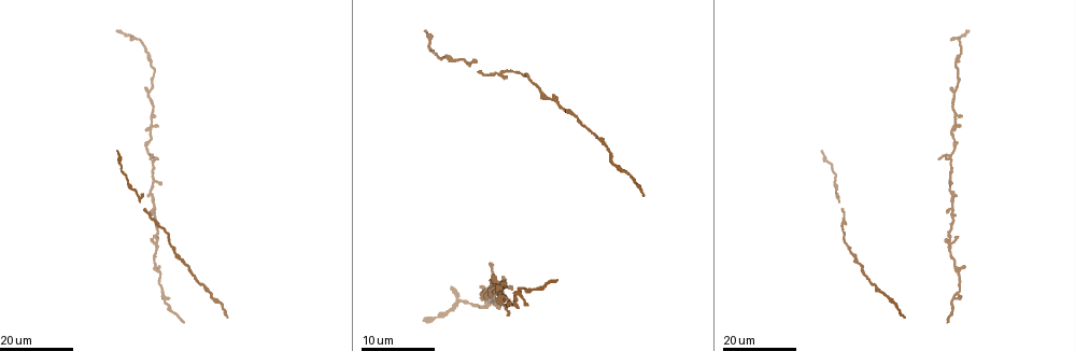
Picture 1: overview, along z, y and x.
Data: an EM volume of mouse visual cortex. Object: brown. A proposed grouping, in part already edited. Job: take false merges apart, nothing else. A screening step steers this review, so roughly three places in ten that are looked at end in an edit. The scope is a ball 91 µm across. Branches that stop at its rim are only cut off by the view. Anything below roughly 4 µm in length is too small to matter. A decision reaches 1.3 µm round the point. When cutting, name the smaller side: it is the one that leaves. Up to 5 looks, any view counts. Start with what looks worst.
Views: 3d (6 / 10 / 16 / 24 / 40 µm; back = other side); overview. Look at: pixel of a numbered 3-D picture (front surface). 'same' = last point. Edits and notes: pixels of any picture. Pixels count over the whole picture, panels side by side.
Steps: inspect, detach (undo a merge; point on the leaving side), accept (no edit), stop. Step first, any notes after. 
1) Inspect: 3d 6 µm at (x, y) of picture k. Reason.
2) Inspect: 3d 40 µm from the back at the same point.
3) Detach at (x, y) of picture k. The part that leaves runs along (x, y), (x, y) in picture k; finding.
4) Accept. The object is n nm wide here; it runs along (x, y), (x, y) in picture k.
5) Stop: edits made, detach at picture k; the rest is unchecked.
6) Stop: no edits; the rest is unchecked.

Inspect: 3d 16 µm at (520, 288) of picture 1. Branch point.

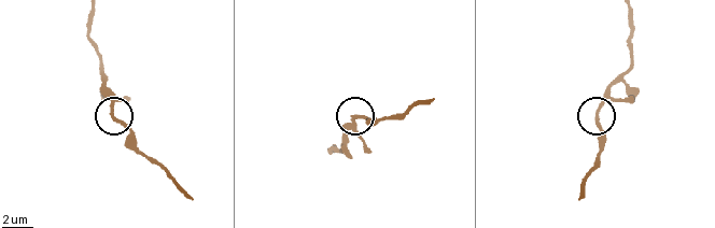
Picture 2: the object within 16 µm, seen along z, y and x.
Inspect: 3d 6 µm at (352, 122) of picture 2.

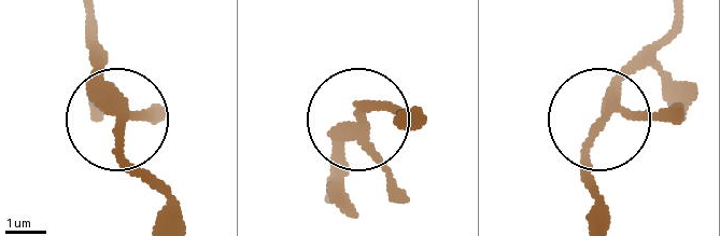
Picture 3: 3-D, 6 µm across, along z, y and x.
Accept. The side arm is 93 µm long; it runs along (355, 115), (369, 105), (424, 115) in picture 3; one cell here.

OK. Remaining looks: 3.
Inspect: 3d 24 µm at (152, 123) of picture 1. Arms run side by side.

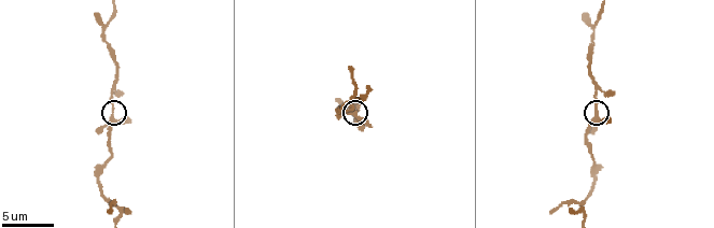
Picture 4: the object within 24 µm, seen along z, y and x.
Inspect: 3d 6 µm at (113, 111) of picture 4. Zoom in.

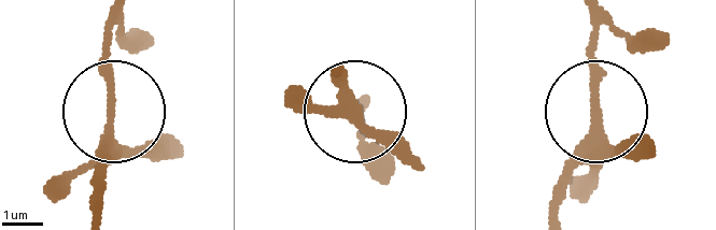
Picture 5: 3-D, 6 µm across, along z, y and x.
Accept. The object is 240 nm wide here; it runs along (556, 210), (566, 159), (593, 117), (593, 15) in picture 5; all the same cell.

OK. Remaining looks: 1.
Stop: no edits; the rest is unchecked.

